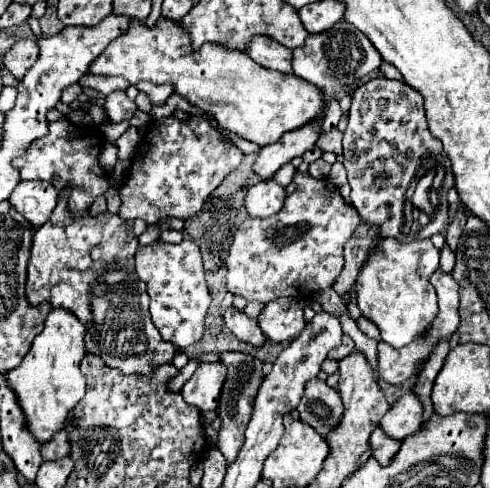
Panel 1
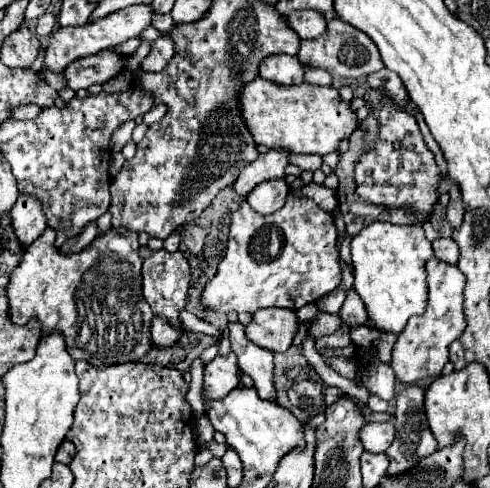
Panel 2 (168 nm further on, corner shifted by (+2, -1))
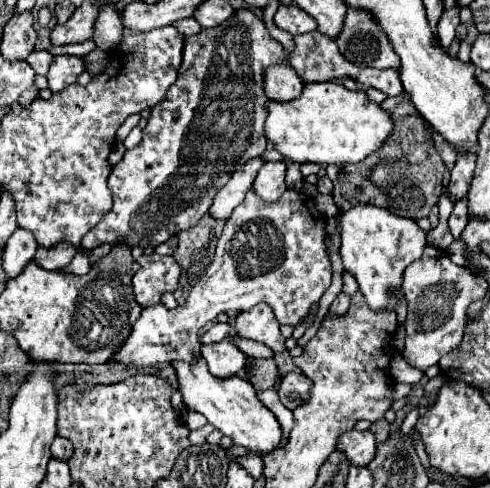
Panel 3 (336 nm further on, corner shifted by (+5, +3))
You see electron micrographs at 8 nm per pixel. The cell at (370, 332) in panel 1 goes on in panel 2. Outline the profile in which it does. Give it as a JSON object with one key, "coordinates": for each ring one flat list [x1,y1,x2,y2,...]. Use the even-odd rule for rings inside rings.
{"coordinates":[[348,290,346,300,342,304,342,310,338,312,338,316,342,318,342,322,350,324,350,326,362,326,368,320,368,314,364,310,364,304,360,302,360,298,356,296,354,290]]}

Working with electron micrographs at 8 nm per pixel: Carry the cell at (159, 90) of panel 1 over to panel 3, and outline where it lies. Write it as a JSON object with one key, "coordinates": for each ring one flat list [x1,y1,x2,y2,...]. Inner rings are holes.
{"coordinates":[[239,8,231,18,213,28,201,28,199,34,185,36,183,40,183,64,179,68,179,76,175,84,167,90,165,100,151,108,151,116,147,126,143,128,143,140,125,152,123,160,113,166,109,176,109,188,113,194,113,208,101,218,101,222,83,238,83,248,95,248,101,244,125,242,129,246,147,244,159,246,179,230,187,230,199,222,199,218,209,210,219,188,227,184,231,174,239,170,249,158,257,158,265,150,265,102,267,96,263,92,263,72,271,64,289,62,303,82,325,82,343,76,351,76,365,86,373,86,387,96,401,96,405,90,401,86,399,74,393,68,377,70,377,68,361,68,347,62,335,42,325,38,319,30,295,36,295,52,285,54,283,46,271,38,261,18,257,18,249,8]]}

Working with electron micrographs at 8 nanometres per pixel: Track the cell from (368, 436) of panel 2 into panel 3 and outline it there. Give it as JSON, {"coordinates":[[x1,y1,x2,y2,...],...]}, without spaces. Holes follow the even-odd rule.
{"coordinates":[[349,430,339,436,337,448,347,452,351,464,355,466,367,466,375,456,375,434,371,430]]}

